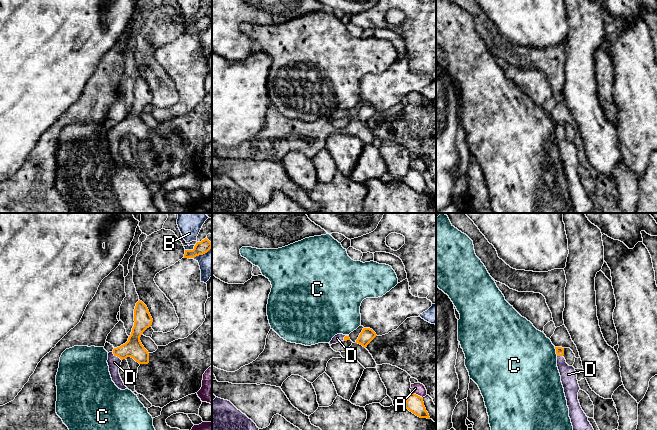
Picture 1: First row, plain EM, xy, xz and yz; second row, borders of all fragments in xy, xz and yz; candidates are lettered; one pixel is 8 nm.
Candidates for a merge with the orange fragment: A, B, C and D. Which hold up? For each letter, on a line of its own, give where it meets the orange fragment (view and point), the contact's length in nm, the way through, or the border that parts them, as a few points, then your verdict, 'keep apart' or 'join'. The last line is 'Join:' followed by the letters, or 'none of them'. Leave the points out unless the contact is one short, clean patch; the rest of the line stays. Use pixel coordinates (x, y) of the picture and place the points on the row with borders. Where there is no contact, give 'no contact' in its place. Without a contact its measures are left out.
A: xz (417, 395) | 110 nm | keep apart
B: xy (199, 254) | 220 nm | keep apart
C: yz (556, 351) | 80 nm | along yz (554, 347), (557, 355) | keep apart
D: xy (117, 356) | 100 nm | across xy (133, 348), (125, 350), (117, 356), (114, 362) | join
Join: D

